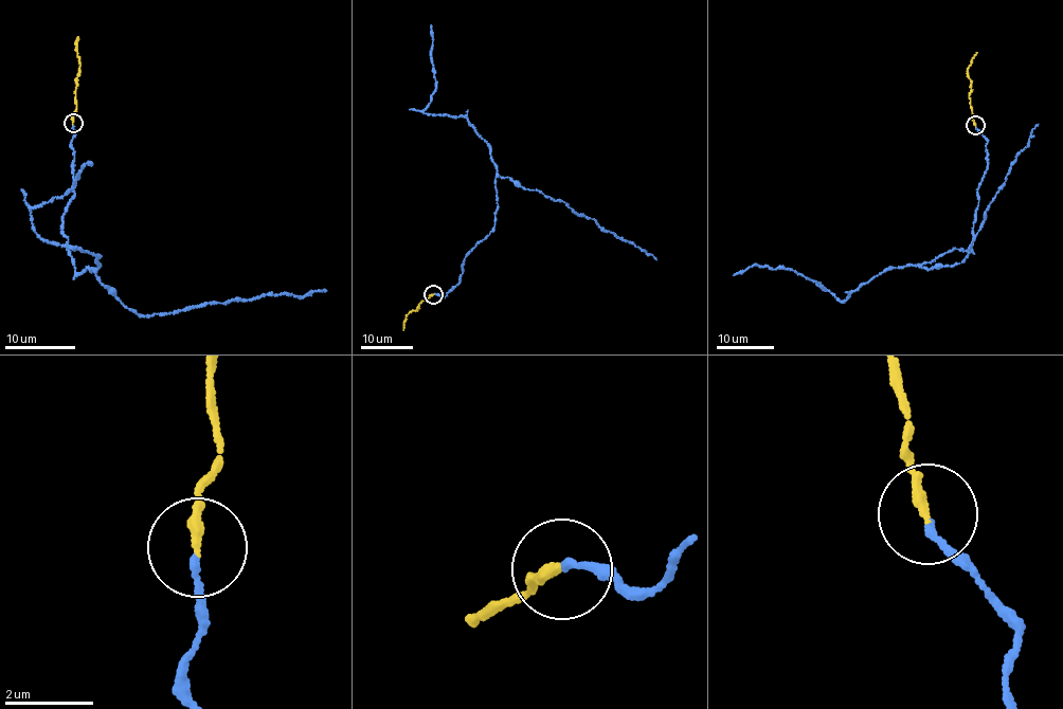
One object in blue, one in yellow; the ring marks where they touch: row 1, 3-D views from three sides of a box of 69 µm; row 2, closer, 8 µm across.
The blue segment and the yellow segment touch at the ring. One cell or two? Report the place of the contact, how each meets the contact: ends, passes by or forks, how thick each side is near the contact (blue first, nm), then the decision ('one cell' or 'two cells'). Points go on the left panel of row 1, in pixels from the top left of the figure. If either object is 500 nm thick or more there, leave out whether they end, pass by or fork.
(73, 123) | blue ends | yellow ends | 140/240 nm | one cell

